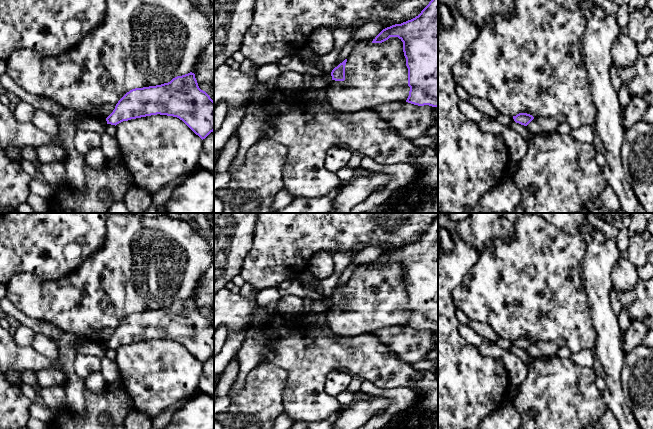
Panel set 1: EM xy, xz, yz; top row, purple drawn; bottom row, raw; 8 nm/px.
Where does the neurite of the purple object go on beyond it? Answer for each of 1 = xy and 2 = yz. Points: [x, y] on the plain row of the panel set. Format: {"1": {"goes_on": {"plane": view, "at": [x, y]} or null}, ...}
{"1": {"goes_on": null}, "2": {"goes_on": null}}

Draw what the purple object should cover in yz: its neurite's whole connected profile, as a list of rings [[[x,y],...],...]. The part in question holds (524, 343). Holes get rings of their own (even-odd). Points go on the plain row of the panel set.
[[[519,337],[516,340],[513,340],[513,343],[516,347],[527,350],[534,343],[534,341],[527,337]]]

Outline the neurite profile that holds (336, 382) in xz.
[[[340,370],[332,371],[326,377],[324,382],[324,390],[328,395],[336,397],[340,393],[347,390],[352,379],[353,376],[349,373],[345,373]]]

